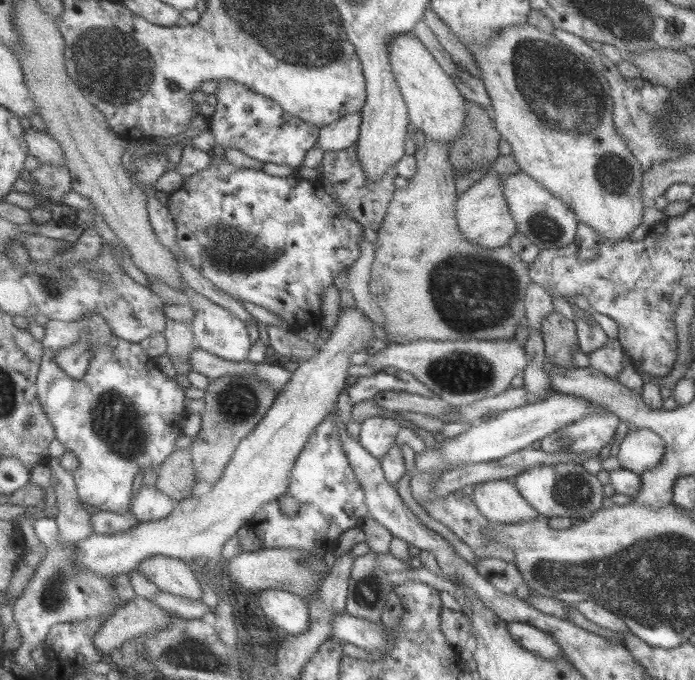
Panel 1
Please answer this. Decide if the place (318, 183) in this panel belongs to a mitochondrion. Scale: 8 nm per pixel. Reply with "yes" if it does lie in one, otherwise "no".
no

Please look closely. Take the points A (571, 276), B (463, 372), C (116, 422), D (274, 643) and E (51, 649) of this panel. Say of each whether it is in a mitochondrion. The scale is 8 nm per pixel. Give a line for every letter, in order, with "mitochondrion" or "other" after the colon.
A: other
B: mitochondrion
C: mitochondrion
D: other
E: other

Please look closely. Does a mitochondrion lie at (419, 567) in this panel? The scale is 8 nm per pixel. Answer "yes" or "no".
no

